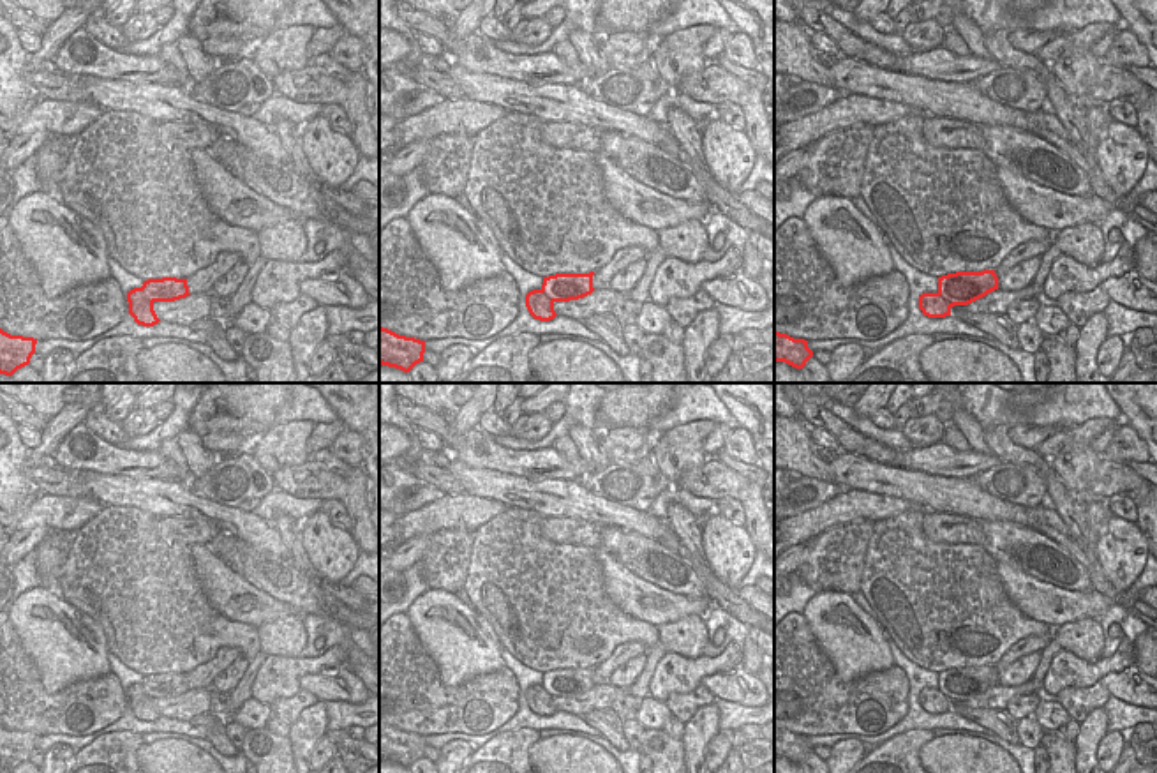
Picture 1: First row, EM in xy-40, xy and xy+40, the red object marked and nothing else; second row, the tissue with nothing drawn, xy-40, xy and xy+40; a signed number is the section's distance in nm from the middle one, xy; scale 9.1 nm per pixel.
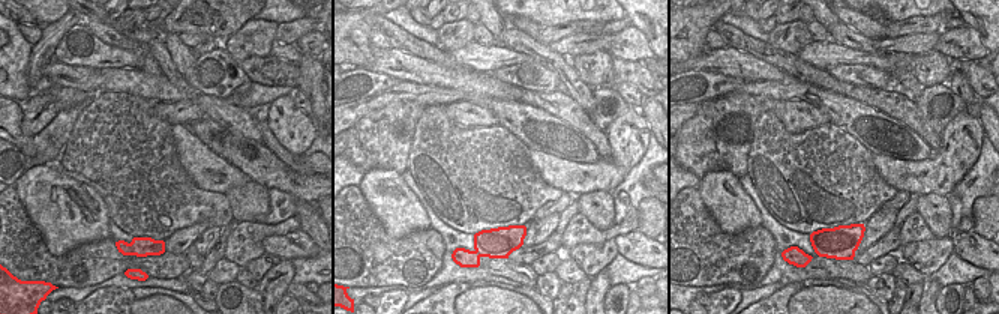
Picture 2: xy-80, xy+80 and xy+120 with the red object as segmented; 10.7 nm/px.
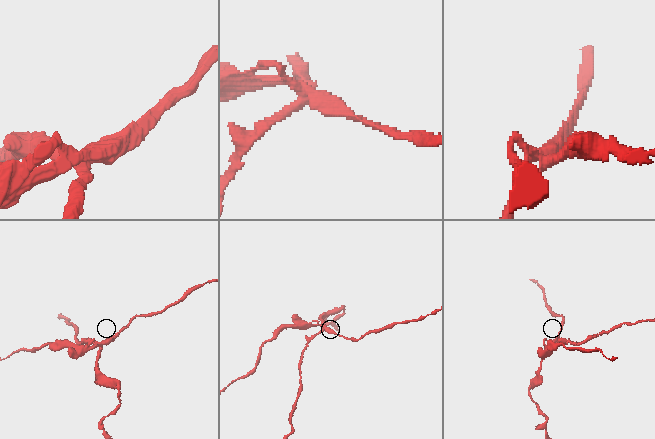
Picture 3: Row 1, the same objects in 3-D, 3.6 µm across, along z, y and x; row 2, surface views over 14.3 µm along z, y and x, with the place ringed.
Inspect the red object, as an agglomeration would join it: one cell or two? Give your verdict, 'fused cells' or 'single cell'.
fused cells

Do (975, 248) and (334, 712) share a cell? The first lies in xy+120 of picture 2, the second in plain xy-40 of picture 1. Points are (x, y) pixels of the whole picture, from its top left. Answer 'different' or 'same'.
different

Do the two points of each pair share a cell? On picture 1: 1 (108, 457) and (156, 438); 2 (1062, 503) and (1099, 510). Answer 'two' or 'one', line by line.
1: two
2: two

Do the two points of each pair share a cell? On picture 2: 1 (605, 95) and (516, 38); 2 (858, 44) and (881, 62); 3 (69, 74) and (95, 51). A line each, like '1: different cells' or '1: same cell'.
1: different cells
2: different cells
3: different cells

